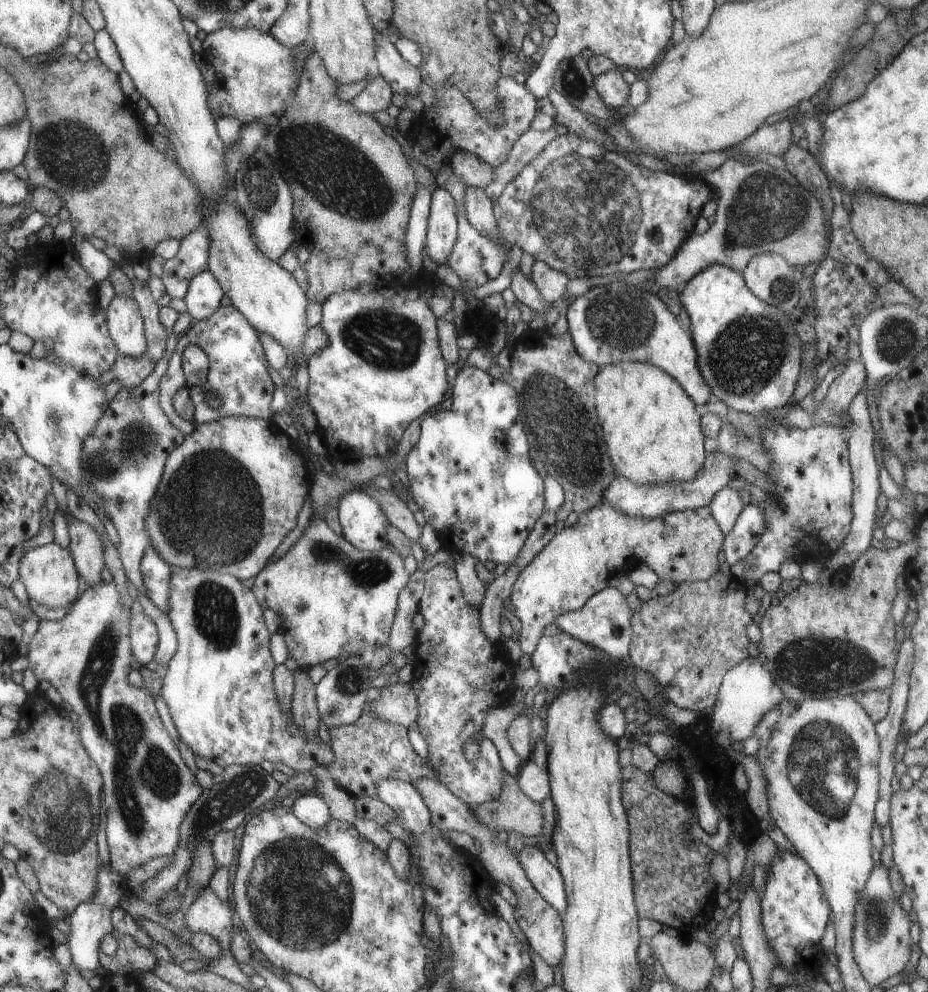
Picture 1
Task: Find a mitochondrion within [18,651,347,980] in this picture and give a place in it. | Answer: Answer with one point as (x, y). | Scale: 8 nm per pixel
(61, 815)

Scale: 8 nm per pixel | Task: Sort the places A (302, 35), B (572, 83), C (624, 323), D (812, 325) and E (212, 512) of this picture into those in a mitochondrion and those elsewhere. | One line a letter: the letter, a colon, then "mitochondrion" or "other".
A: other
B: mitochondrion
C: mitochondrion
D: other
E: mitochondrion

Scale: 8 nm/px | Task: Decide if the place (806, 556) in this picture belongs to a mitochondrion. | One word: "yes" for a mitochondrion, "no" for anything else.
no

